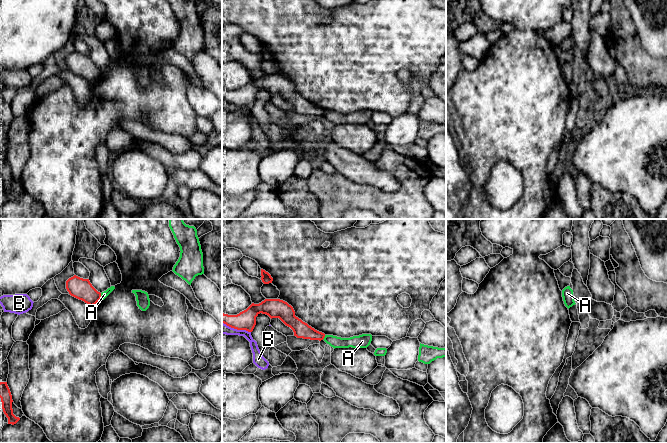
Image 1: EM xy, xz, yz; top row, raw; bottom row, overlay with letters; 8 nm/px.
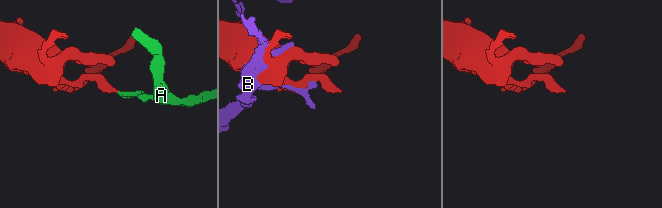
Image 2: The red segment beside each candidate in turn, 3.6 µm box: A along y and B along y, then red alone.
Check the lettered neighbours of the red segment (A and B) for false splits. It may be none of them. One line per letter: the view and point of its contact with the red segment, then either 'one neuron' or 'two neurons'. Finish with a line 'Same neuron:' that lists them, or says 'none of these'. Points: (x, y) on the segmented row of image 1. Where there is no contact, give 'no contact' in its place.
A: xy (100, 296) | two neurons
B: xz (236, 328) | two neurons
Same neuron: none of these

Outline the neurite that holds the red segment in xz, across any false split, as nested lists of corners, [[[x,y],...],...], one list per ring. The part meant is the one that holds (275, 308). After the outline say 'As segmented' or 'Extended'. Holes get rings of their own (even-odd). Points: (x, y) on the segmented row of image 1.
[[[265,299],[259,304],[252,303],[237,315],[222,313],[222,323],[237,330],[252,332],[256,325],[256,317],[260,313],[268,315],[271,319],[279,318],[293,330],[297,338],[321,341],[325,337],[324,333],[315,330],[296,317],[293,307],[280,299]]]. As segmented

